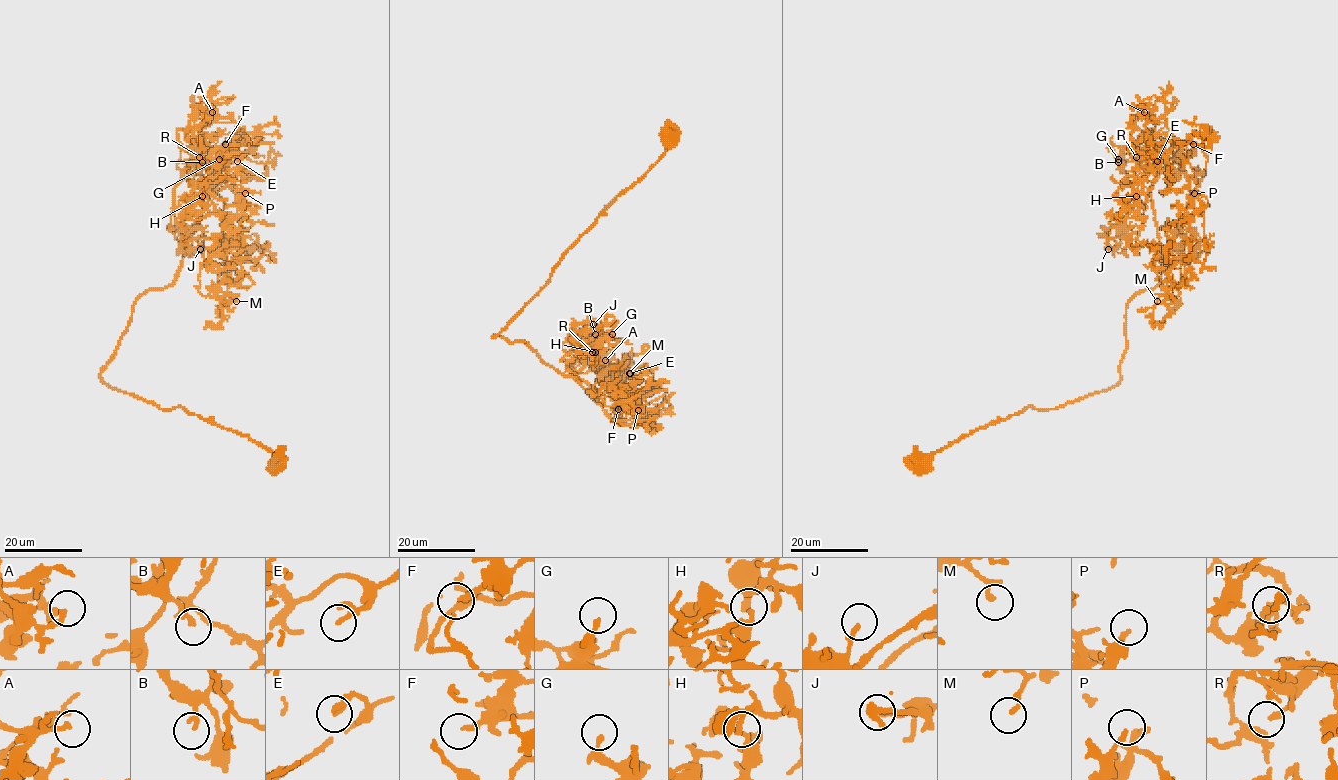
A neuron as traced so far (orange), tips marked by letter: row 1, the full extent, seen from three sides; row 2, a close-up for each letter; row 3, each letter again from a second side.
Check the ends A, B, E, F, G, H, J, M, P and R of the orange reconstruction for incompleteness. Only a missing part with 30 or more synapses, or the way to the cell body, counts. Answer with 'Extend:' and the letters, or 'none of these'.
Extend: P

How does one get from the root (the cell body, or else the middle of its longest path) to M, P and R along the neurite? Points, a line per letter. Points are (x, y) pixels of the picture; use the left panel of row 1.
M: (278, 463), (248, 436), (101, 378), (135, 300), (172, 283), (196, 226), (204, 235), (198, 291), (236, 301)
P: (278, 463), (248, 436), (101, 378), (135, 300), (174, 280), (219, 173), (239, 199), (245, 193)
R: (278, 463), (248, 436), (101, 378), (135, 300), (174, 280), (184, 249), (174, 213), (179, 144), (199, 157)

